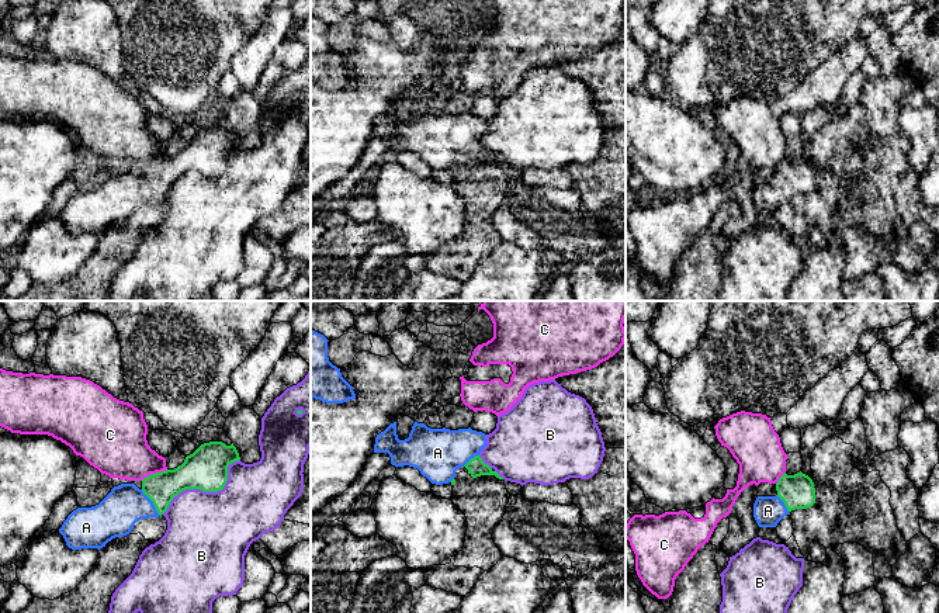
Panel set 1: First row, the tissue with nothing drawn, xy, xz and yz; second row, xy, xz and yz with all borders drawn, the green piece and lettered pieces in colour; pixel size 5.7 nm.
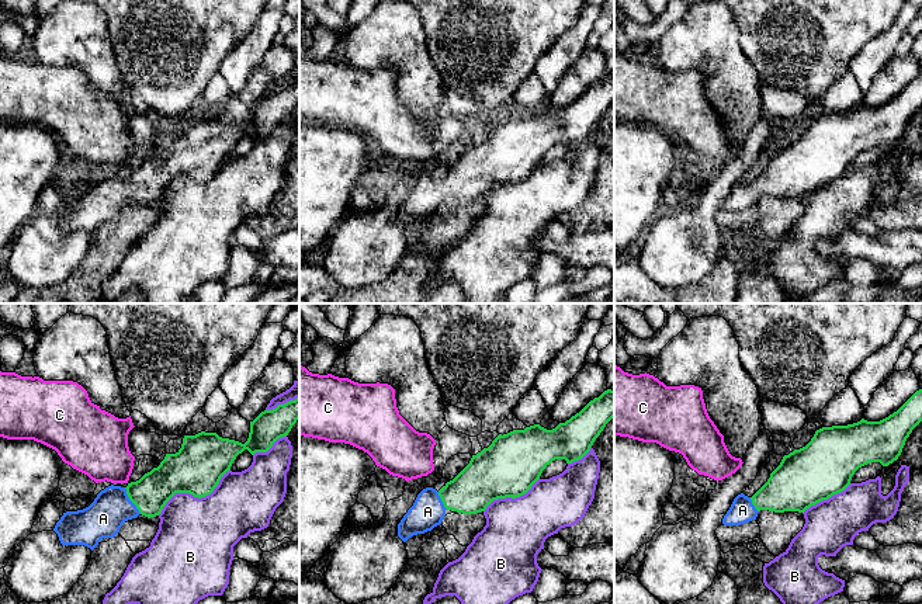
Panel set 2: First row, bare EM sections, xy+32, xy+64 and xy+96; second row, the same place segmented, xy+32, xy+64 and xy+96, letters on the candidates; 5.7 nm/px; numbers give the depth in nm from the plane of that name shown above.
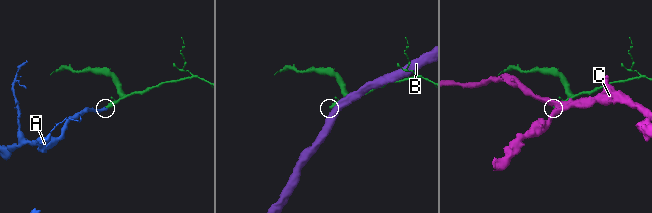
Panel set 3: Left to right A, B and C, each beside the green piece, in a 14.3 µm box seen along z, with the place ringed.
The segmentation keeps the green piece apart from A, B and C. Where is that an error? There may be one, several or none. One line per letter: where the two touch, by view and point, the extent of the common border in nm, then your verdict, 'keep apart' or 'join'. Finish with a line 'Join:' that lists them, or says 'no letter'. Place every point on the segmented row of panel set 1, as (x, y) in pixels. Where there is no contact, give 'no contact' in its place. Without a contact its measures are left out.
A: contact xy (152, 501); length 190 nm; join
B: contact xy (205, 491); length 550 nm; keep apart
C: contact xy (153, 474); length 170 nm; keep apart
Join: A

